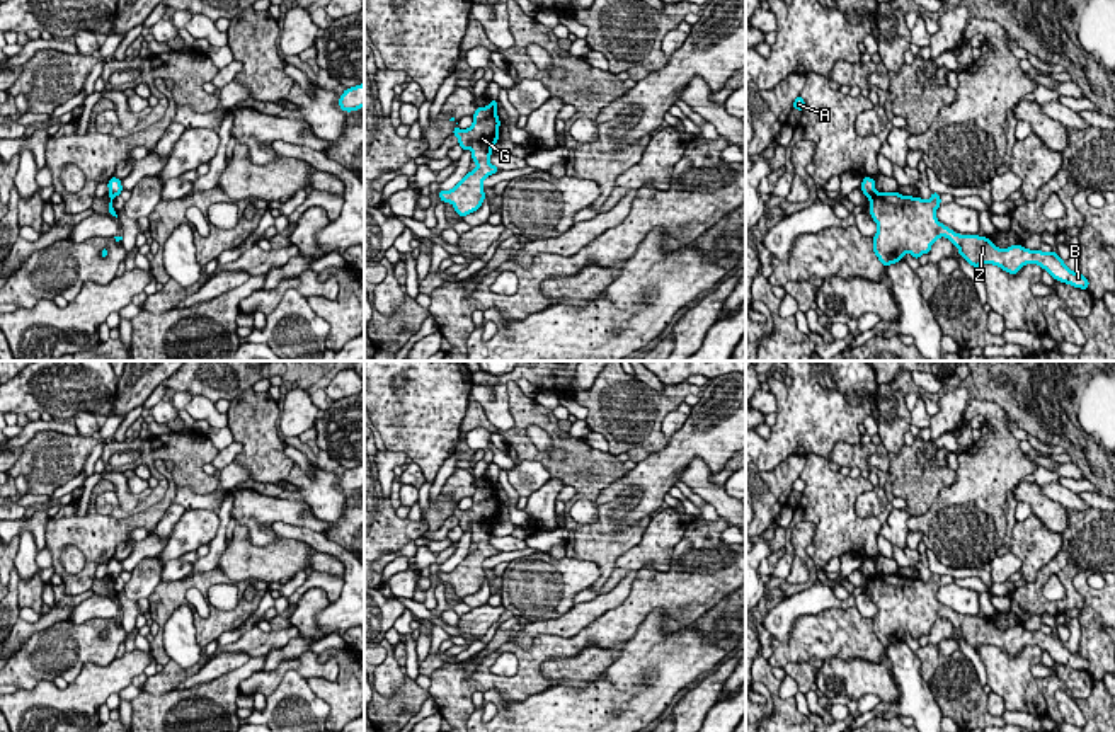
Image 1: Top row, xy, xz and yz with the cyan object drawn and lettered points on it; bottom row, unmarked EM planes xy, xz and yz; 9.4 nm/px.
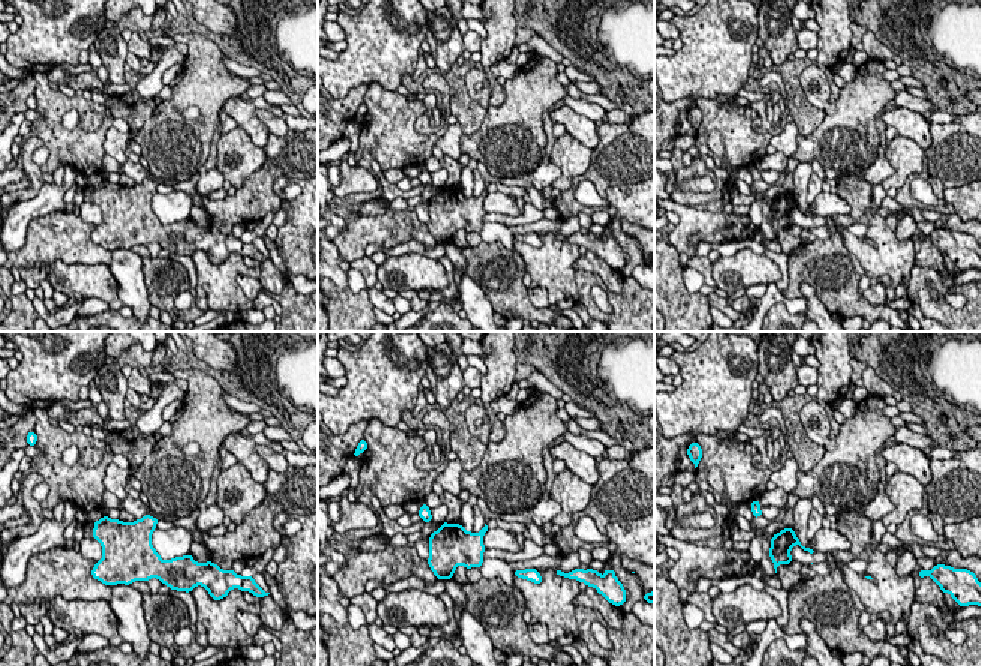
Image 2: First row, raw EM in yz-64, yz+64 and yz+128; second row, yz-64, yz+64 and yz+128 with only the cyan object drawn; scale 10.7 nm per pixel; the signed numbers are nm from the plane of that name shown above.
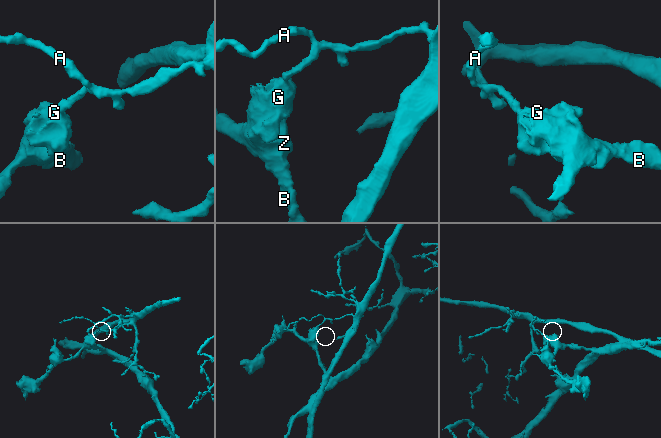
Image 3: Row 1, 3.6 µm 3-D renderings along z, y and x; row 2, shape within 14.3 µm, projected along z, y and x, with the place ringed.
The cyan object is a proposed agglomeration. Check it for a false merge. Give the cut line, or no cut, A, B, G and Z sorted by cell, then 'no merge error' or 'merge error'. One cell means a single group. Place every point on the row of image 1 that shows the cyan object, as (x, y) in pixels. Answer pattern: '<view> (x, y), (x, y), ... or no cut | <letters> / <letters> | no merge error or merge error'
yz (875, 191), (869, 198) | A / B G Z | merge error

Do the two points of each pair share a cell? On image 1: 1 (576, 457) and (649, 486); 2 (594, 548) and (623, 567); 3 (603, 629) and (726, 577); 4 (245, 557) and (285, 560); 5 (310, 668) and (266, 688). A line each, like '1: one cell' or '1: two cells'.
1: two cells
2: two cells
3: one cell
4: one cell
5: one cell

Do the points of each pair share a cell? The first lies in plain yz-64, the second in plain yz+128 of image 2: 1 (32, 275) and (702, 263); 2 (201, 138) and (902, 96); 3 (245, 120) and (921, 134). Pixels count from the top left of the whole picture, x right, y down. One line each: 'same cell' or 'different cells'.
1: same cell
2: different cells
3: same cell

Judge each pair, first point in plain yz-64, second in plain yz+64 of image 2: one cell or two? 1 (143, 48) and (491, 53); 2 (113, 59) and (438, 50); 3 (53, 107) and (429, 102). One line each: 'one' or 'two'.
1: two
2: one
3: two

